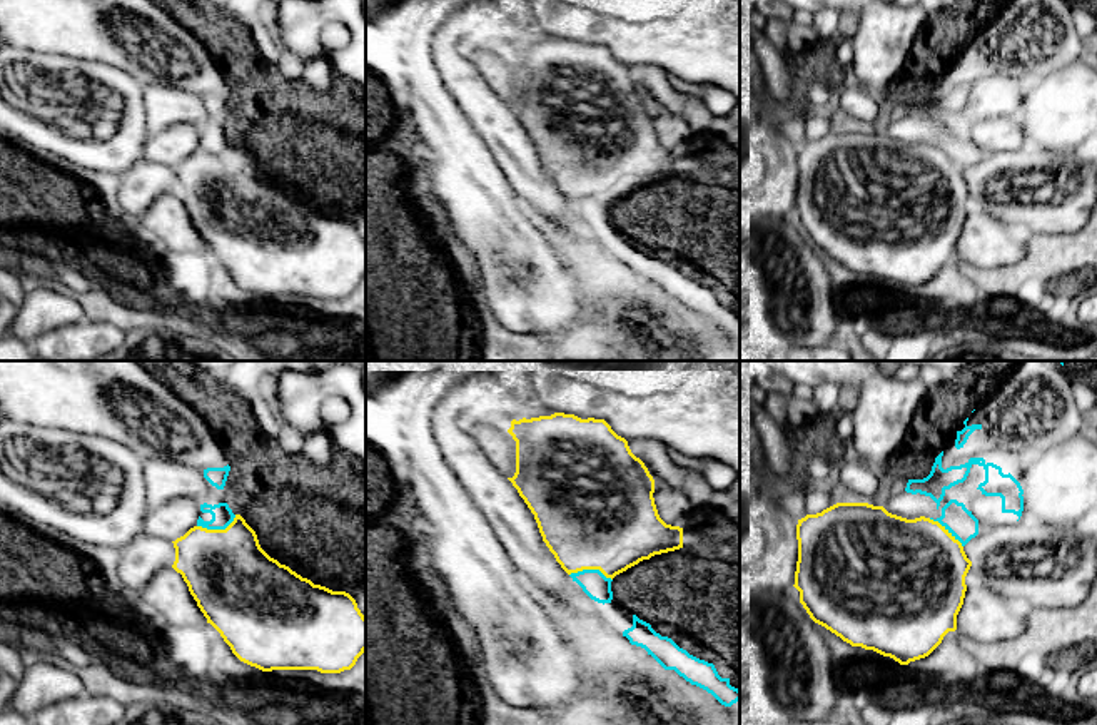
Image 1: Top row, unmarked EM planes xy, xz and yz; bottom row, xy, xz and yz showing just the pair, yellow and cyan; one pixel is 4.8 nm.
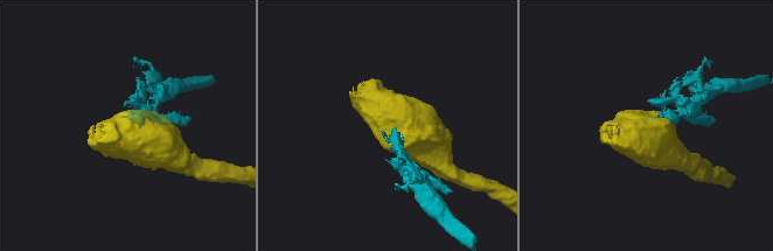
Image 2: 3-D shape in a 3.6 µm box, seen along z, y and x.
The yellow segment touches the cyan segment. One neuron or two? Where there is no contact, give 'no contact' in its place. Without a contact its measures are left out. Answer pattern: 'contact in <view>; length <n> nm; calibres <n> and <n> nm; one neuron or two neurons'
contact in xz; length 220 nm; calibres 500 and 120 nm; two neurons

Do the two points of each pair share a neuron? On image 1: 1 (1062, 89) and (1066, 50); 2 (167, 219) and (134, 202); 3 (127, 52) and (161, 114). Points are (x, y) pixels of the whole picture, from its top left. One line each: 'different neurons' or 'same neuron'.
1: different neurons
2: different neurons
3: different neurons

